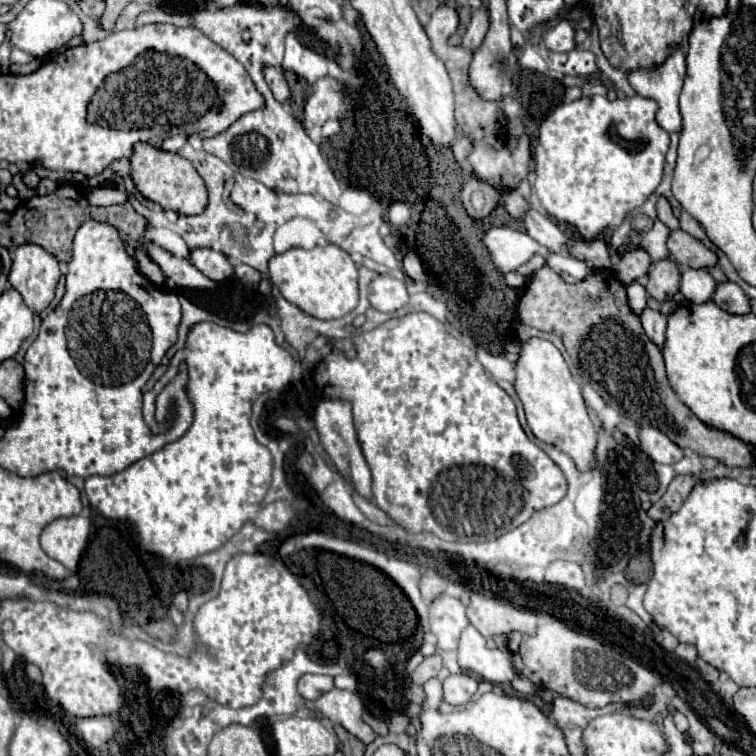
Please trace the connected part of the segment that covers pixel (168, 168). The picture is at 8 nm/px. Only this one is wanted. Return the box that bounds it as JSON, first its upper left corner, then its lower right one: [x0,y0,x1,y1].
[129,143,207,215]

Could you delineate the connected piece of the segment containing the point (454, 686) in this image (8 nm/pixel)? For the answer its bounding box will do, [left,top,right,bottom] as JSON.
[443,675,479,705]

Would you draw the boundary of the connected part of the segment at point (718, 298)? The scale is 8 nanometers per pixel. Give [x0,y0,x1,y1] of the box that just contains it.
[713,281,749,313]

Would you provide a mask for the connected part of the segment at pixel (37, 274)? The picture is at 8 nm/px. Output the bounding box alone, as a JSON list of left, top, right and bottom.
[9,243,59,313]

